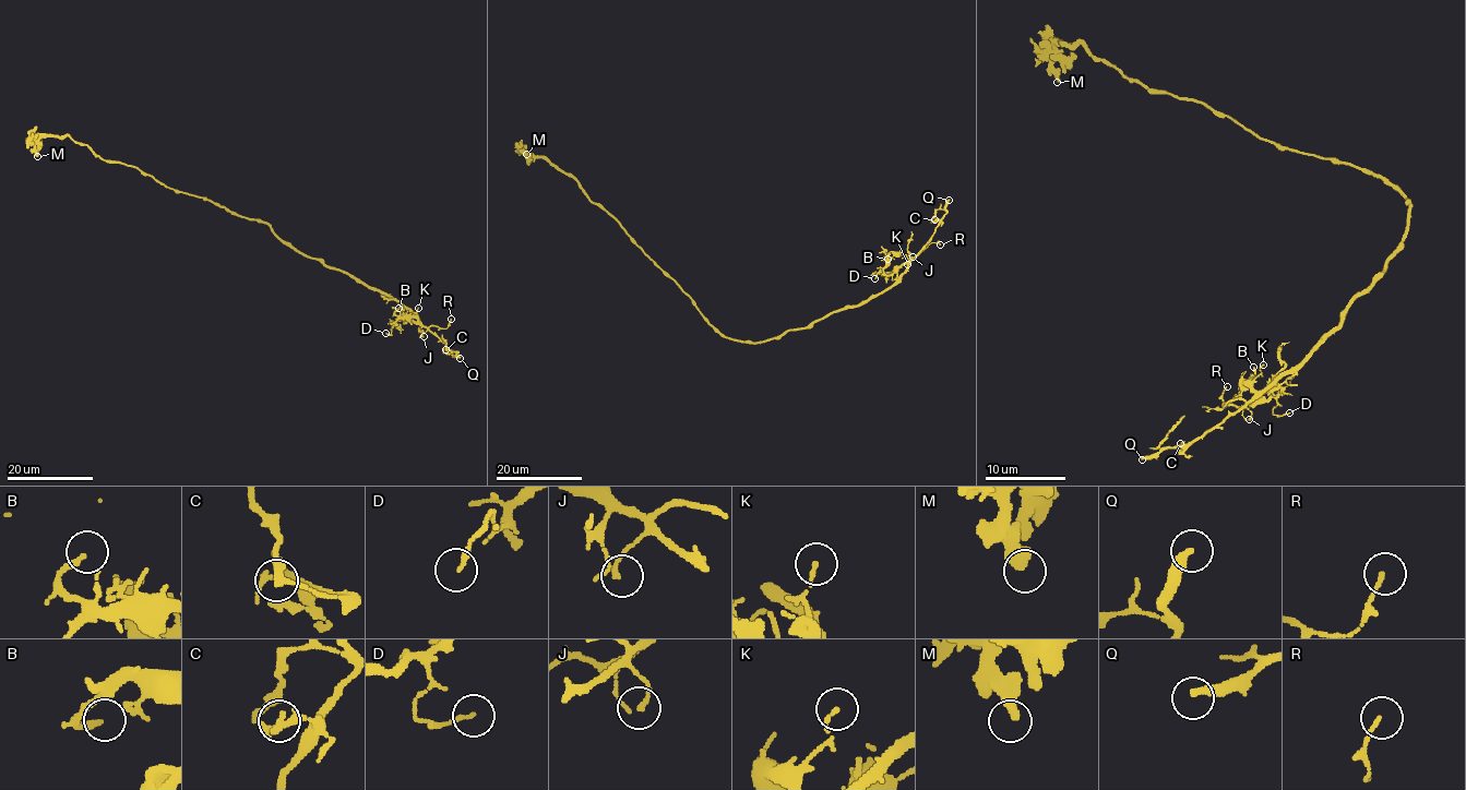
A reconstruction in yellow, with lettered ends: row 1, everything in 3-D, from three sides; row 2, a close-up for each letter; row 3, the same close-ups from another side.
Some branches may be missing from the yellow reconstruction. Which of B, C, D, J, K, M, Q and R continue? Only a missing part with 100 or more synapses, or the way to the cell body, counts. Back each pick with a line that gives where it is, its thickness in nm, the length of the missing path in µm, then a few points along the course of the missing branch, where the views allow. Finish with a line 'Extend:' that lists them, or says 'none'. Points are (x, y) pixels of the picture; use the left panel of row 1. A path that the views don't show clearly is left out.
Q: Place: (460, 358). Thickness 320 nm. Missing length about 20 µm
Extend: Q

